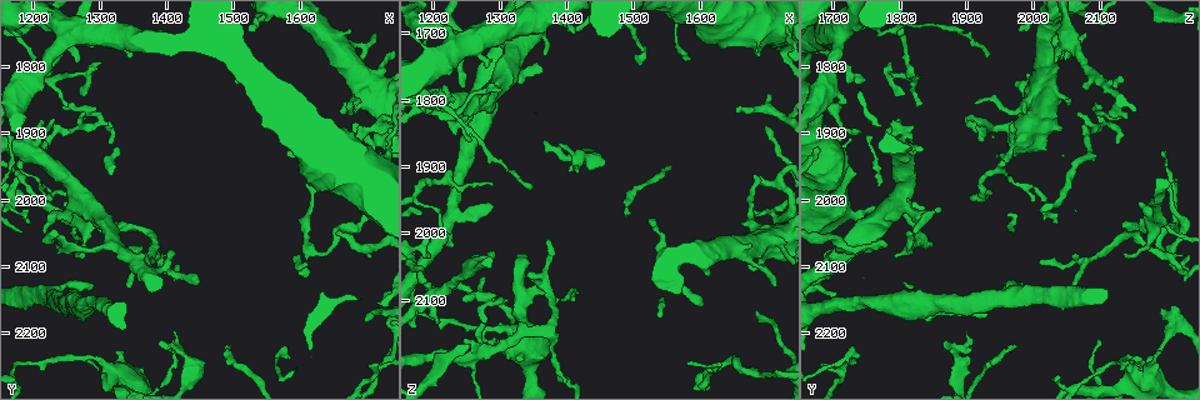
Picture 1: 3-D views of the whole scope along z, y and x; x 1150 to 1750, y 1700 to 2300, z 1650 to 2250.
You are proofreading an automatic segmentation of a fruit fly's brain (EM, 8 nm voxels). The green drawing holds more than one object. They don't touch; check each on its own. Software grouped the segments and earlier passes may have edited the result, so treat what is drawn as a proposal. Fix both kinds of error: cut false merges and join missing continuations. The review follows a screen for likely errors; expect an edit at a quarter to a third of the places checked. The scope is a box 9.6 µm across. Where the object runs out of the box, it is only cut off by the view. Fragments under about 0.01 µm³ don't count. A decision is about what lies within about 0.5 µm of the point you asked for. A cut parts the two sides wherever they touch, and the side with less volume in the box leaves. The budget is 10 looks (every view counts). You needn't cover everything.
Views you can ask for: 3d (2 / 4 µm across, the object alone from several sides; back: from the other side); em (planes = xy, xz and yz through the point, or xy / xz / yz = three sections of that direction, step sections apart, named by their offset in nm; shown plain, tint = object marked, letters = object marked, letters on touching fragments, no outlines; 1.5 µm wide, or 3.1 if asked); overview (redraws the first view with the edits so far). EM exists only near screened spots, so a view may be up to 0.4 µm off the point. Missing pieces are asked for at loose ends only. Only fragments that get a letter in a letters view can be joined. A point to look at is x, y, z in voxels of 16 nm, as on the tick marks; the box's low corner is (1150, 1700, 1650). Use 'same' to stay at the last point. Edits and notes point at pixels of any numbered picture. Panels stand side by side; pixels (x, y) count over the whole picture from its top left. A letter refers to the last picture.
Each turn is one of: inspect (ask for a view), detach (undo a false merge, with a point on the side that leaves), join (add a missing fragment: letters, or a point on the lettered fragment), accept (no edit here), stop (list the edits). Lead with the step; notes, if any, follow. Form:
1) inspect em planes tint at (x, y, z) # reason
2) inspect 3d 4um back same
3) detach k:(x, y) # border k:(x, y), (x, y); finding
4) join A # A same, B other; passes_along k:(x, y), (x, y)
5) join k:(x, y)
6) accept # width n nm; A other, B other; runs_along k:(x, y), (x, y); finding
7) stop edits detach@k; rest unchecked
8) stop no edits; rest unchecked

inspect em planes plain at (1290, 2130, 1955) # an open end

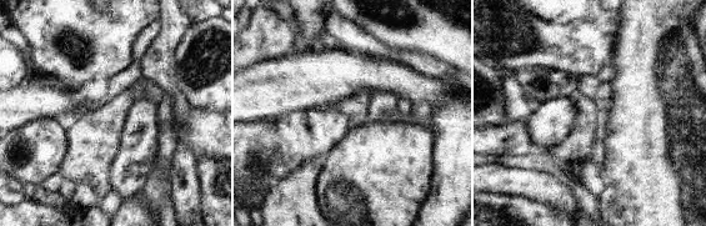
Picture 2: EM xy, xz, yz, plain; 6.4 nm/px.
inspect em planes letters same # see the neighbours

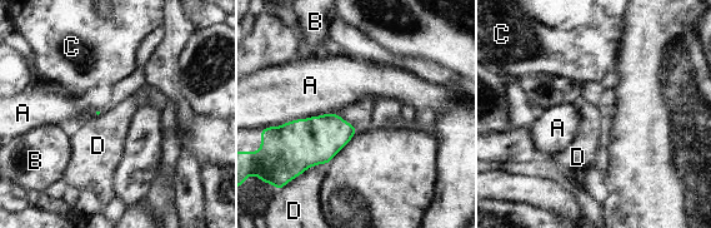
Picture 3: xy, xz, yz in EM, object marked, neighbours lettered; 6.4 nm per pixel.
accept # A other, B other, C other, D other; border 3:(326, 163), (311, 165), (295, 178); no lettered fragment goes on from it

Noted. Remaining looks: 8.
inspect em planes letters at (1410, 2200, 1900) # thin end

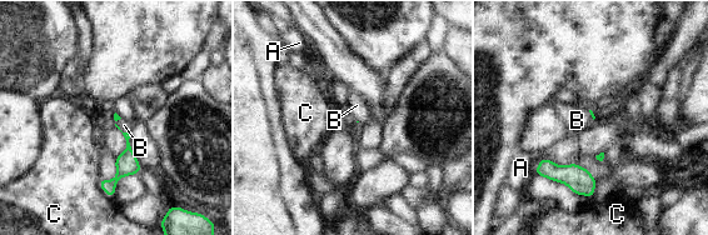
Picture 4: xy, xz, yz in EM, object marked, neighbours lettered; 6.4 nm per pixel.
join B # A other, B same, C other; it goes on there

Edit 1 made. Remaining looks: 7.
inspect overview

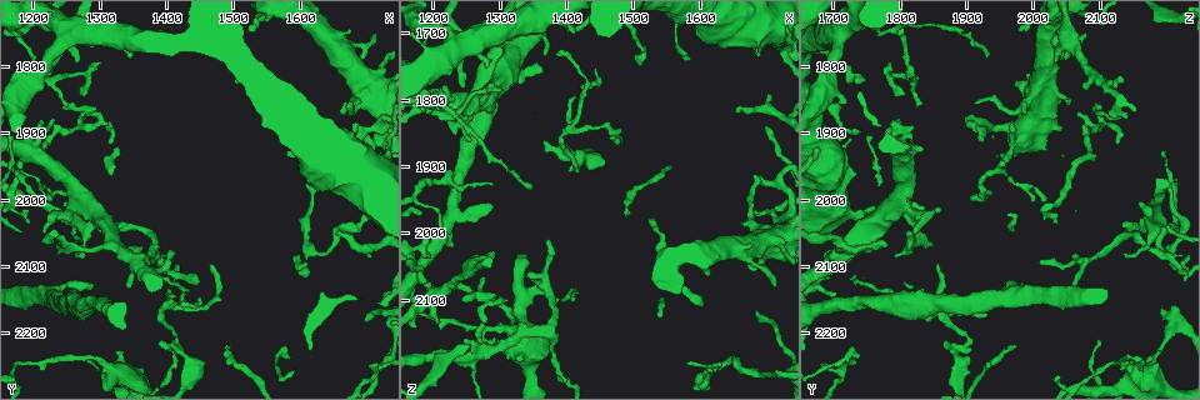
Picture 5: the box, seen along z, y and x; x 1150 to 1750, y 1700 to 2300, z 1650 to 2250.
inspect 3d 2um back at (1235, 2025, 1840) # sharp bend

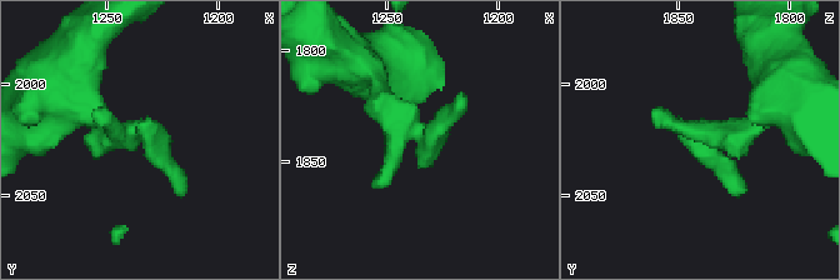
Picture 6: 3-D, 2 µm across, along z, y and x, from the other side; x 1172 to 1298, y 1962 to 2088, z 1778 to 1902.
inspect em planes letters at (1232, 2022, 1837)

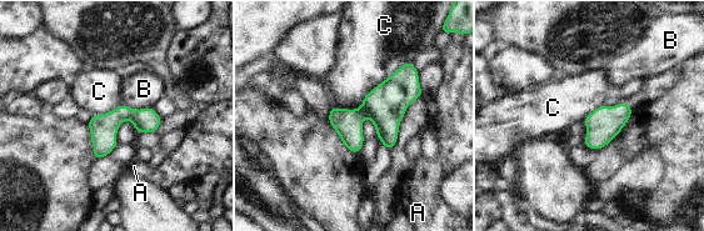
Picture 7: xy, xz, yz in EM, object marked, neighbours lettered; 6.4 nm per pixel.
accept # A other, B other, C other; runs_along 7:(156, 119), (120, 116), (96, 154); continuous, no second cell

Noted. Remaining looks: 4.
inspect em planes letters at (1635, 1930, 2190)

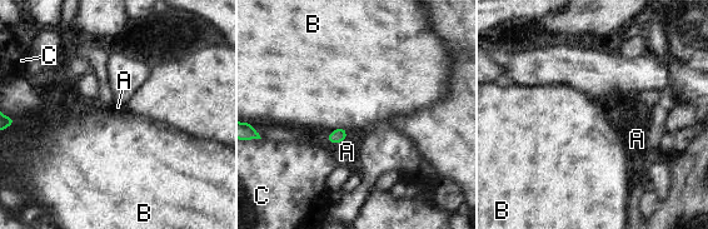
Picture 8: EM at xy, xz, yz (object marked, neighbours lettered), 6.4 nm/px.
accept # longest_contact A 130 nm; A other, B other, C other; border 8:(347, 129), (338, 128), (332, 132); no lettered fragment goes on from it

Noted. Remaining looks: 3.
stop edits join@4; rest unchecked

